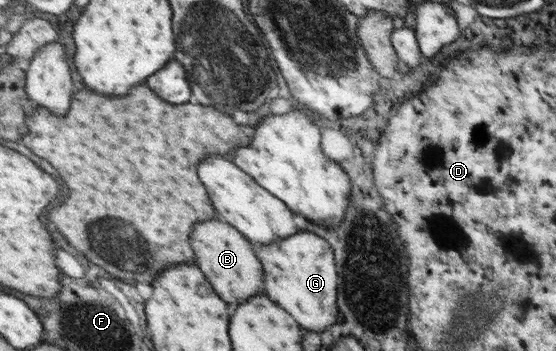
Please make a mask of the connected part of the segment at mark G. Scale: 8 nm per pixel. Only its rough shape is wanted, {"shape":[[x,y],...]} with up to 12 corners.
{"shape":[[331,244],[255,245],[267,294],[315,332],[339,322]]}

